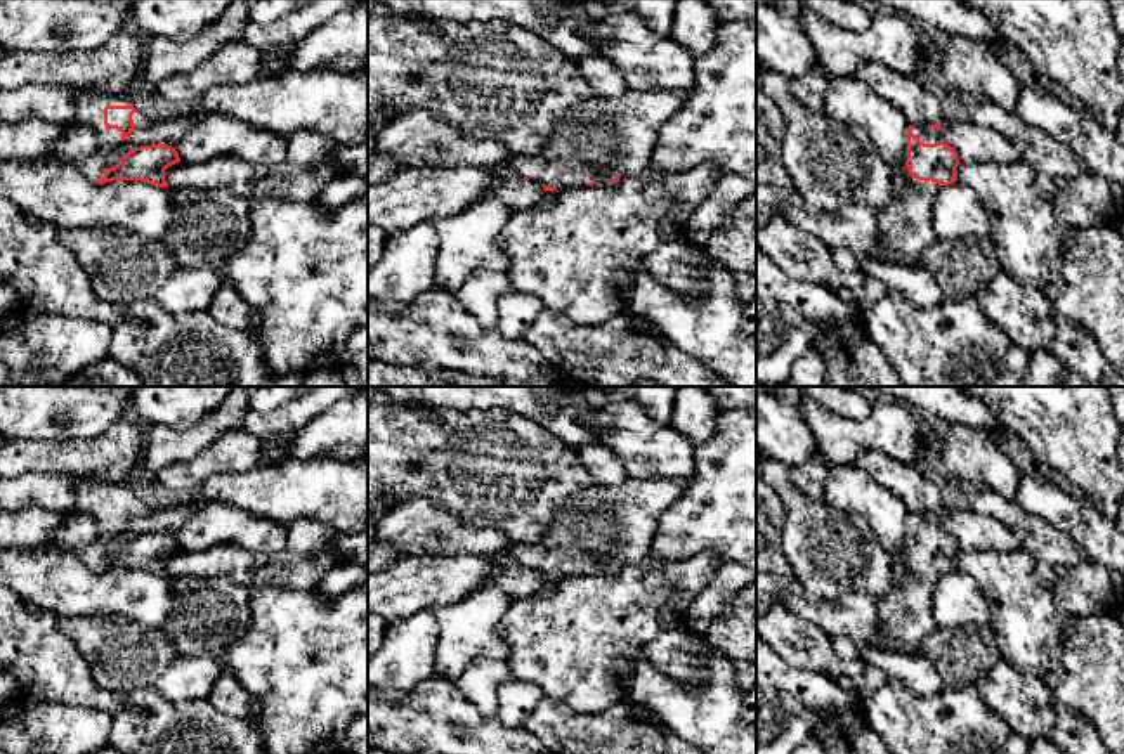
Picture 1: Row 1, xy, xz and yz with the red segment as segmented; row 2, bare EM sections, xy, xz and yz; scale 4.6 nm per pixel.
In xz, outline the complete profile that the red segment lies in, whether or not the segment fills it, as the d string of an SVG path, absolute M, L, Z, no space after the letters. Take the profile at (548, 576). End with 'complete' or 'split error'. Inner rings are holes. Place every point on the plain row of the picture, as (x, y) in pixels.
M687 478L595 484L569 497L534 544L513 546L506 553L546 579L637 563L650 553L659 517L687 485Z; split error

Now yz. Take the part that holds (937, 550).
M940 511L930 515L907 517L907 548L900 555L907 575L888 591L876 596L879 636L872 643L876 648L890 648L907 655L916 655L919 643L940 626L931 614L931 596L942 574L957 569L956 556L959 553L957 541L940 527Z; split error

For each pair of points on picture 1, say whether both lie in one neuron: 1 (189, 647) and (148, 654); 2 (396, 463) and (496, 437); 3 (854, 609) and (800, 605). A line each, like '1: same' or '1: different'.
1: different
2: same
3: same

